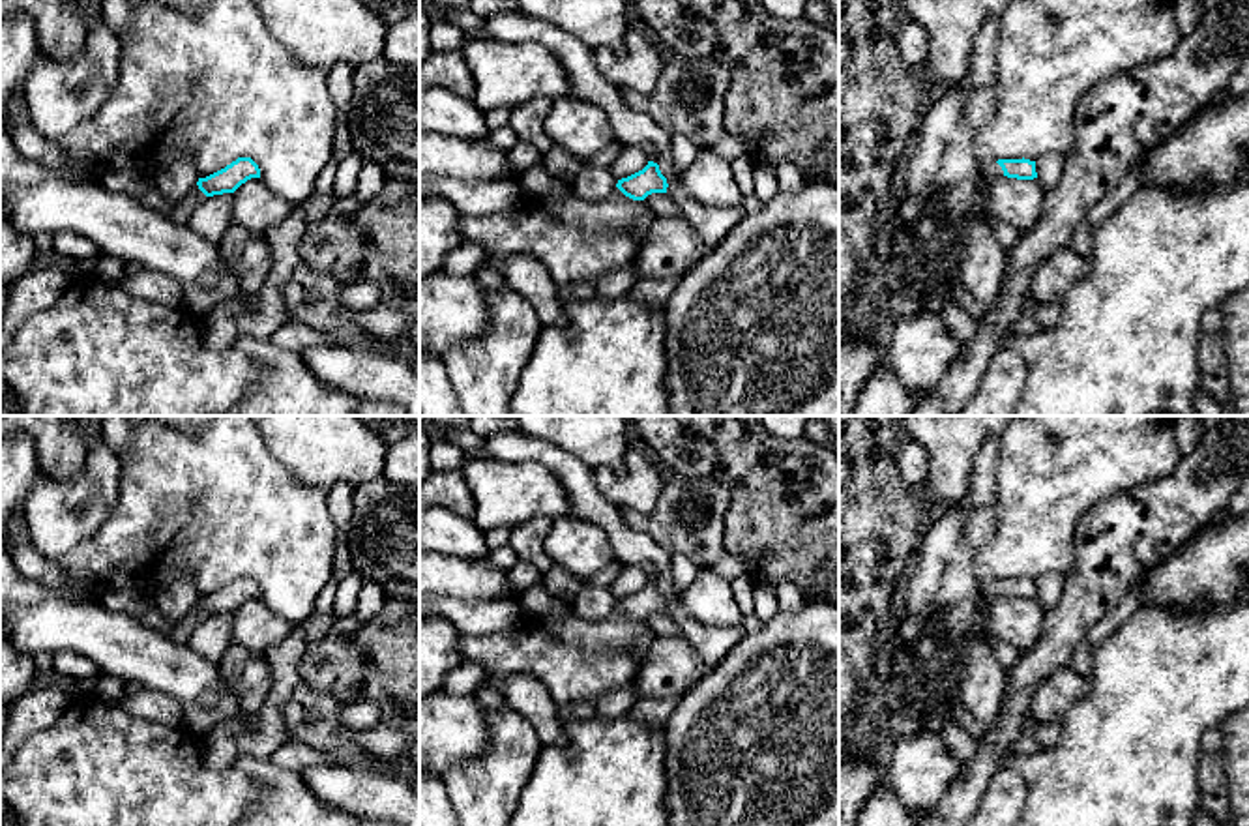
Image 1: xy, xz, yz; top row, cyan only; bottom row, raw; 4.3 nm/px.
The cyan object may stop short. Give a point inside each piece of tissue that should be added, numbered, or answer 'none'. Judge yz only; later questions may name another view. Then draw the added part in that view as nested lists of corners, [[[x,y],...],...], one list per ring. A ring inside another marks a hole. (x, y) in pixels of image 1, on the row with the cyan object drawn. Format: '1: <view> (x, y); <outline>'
1: yz (991, 169); [[[985,161],[979,163],[979,170],[987,176],[987,178],[1007,178],[1002,170],[1002,167],[996,161]]]

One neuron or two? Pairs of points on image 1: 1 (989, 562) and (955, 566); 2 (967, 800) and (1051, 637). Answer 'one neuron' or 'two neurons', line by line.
1: two neurons
2: one neuron

